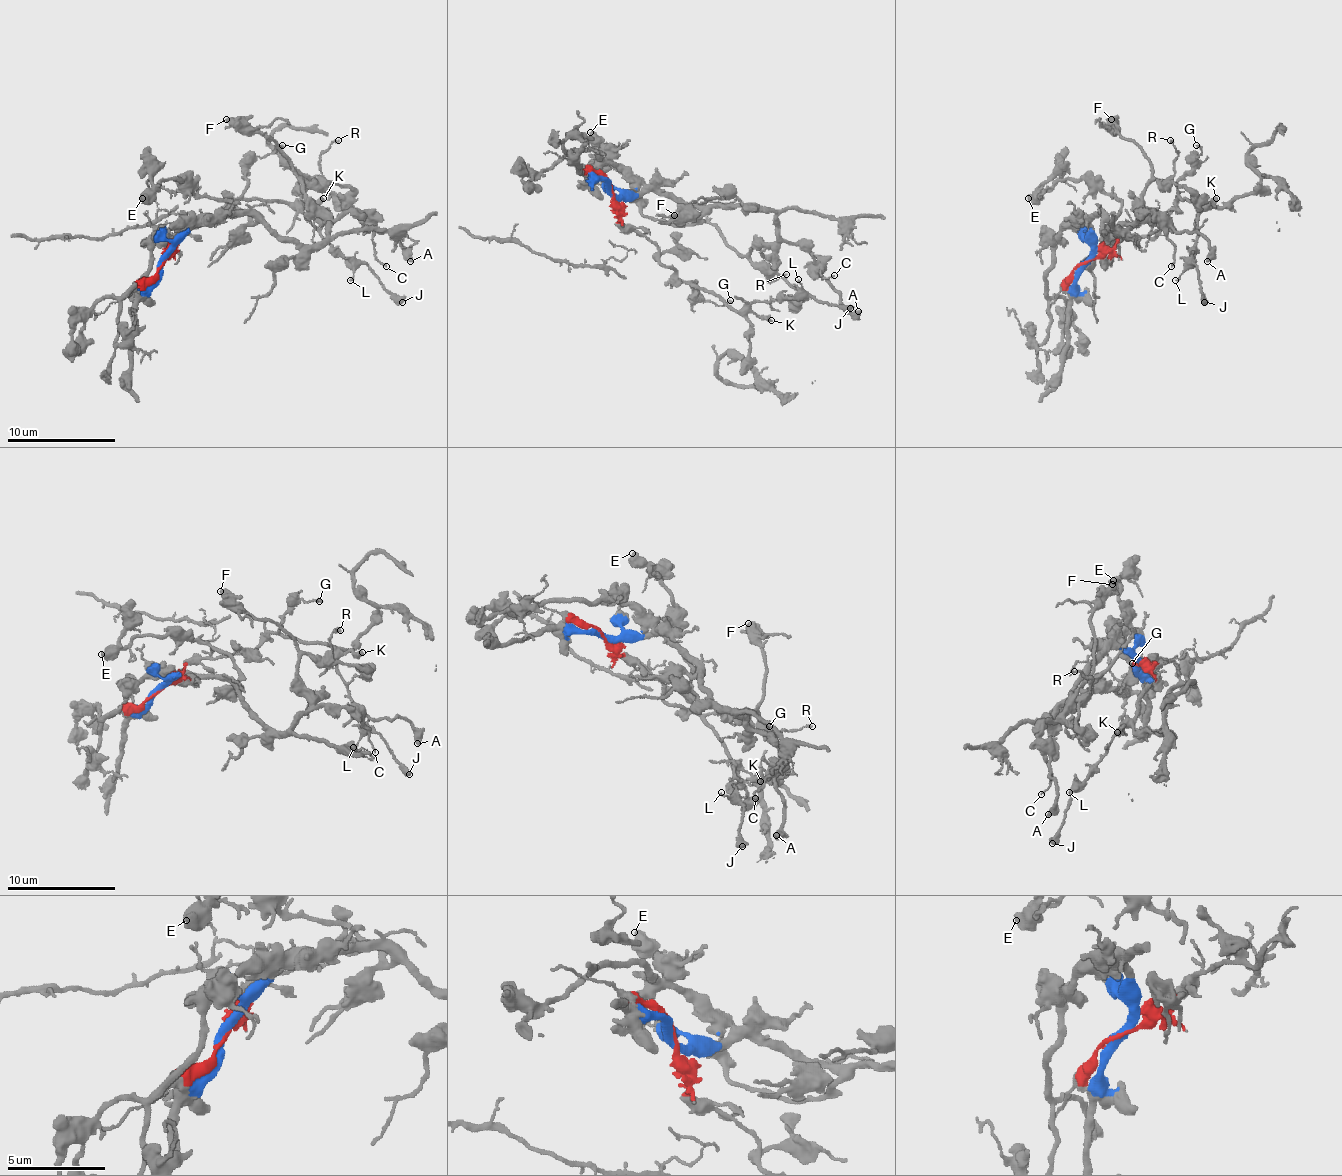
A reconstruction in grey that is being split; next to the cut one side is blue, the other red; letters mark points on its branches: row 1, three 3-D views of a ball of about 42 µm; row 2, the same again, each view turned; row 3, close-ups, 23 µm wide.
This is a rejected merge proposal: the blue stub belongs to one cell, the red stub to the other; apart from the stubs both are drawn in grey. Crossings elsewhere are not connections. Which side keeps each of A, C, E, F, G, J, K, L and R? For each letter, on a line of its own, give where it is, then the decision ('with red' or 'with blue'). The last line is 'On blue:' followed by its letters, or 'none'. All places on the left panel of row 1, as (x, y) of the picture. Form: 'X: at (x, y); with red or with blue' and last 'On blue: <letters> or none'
A: at (410, 261); with blue
C: at (386, 266); with blue
E: at (142, 198); with blue
F: at (226, 119); with blue
G: at (282, 145); with red
J: at (402, 302); with red
K: at (323, 198); with red
L: at (350, 280); with red
R: at (338, 140); with blue
On blue: A, C, E, F, R

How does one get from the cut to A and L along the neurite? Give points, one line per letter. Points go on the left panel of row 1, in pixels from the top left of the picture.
A: (163, 262), (204, 218), (258, 215), (280, 237), (321, 245), (348, 212), (392, 232), (411, 262)
L: (163, 262), (171, 242), (204, 223), (217, 223), (237, 199), (277, 199), (294, 204), (354, 270), (351, 281)

